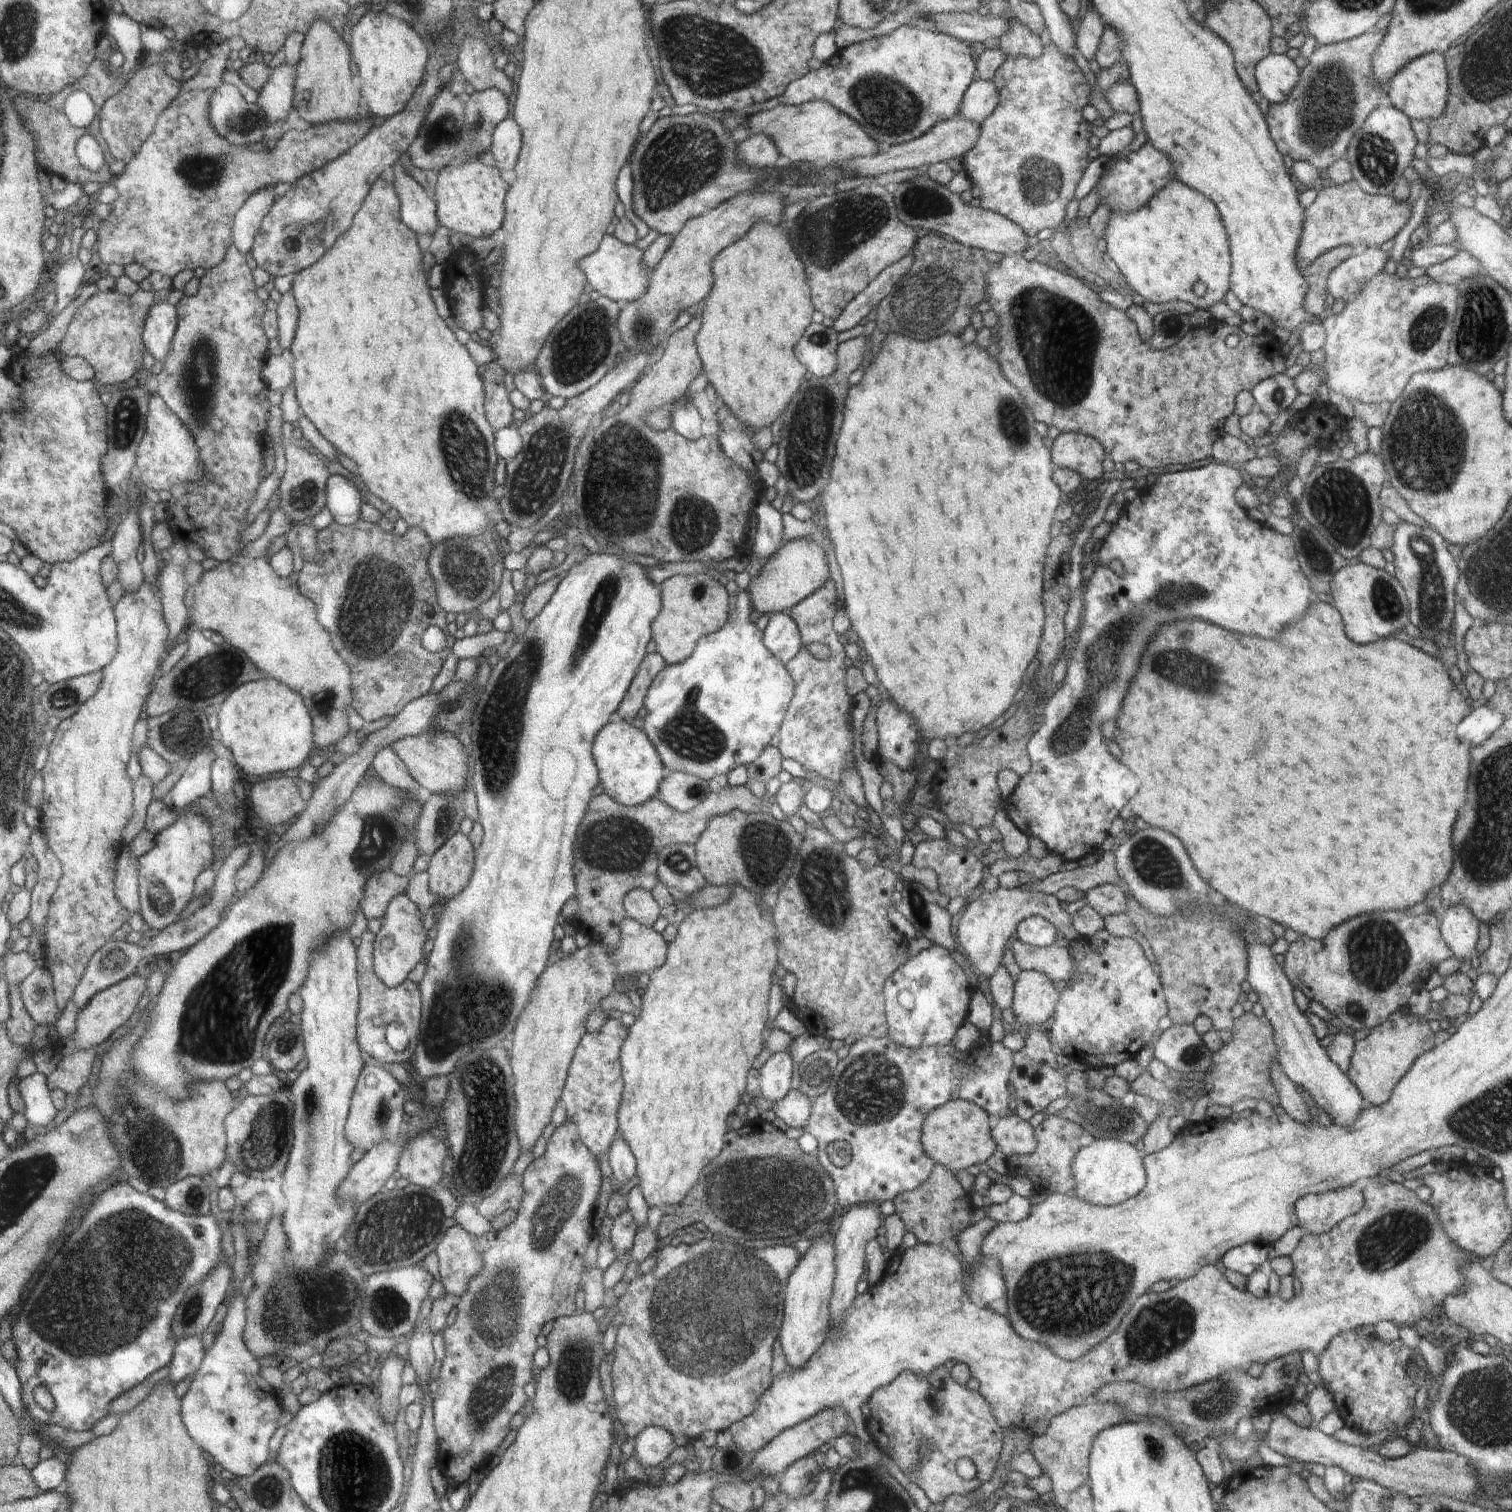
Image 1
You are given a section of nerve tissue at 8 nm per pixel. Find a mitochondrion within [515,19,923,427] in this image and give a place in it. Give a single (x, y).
(684, 157)

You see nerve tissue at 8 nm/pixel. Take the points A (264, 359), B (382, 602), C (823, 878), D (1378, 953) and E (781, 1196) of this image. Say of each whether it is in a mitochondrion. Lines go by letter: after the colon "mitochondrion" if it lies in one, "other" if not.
A: other
B: mitochondrion
C: mitochondrion
D: mitochondrion
E: mitochondrion

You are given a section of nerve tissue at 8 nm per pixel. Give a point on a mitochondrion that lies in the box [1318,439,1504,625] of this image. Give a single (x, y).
(1385, 601)

